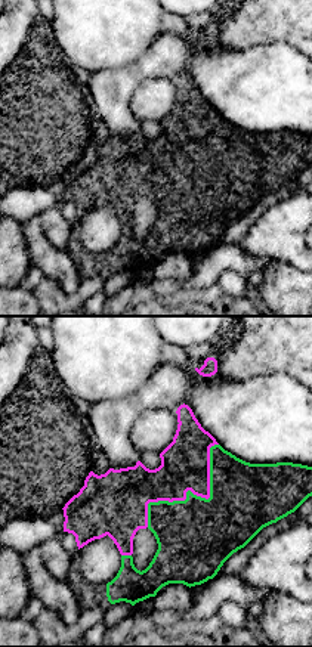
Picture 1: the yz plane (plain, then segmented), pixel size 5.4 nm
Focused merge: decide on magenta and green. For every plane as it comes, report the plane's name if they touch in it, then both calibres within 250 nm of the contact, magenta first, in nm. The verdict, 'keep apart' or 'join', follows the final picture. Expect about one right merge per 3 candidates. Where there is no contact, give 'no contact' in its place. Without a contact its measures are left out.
yz | 280/420 nm

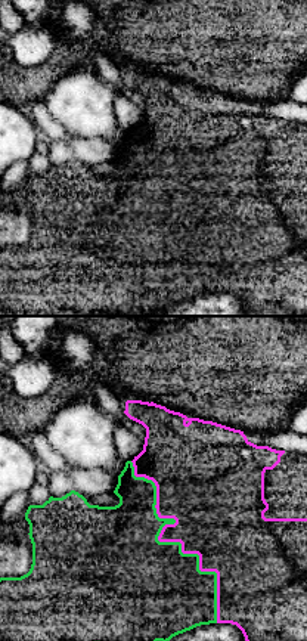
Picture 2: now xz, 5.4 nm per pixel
xz | 360/480 nm

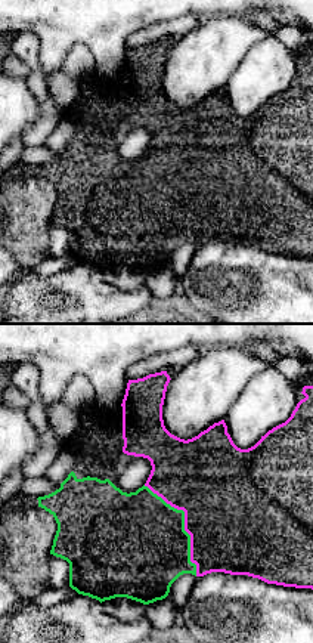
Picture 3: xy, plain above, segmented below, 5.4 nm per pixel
xy | 500/480 nm

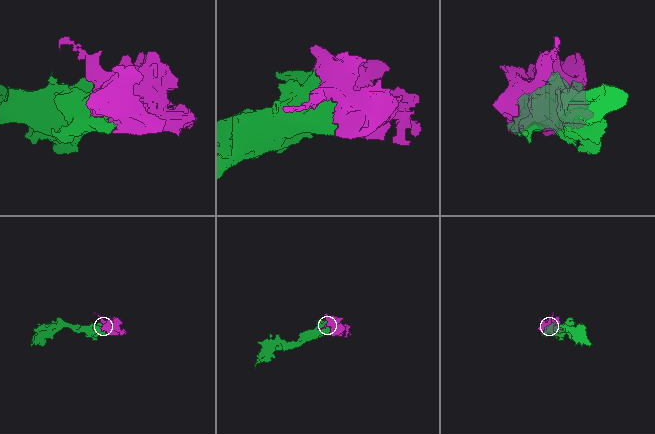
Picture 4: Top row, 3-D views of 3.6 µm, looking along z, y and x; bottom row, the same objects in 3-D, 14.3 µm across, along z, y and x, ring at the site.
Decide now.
join

